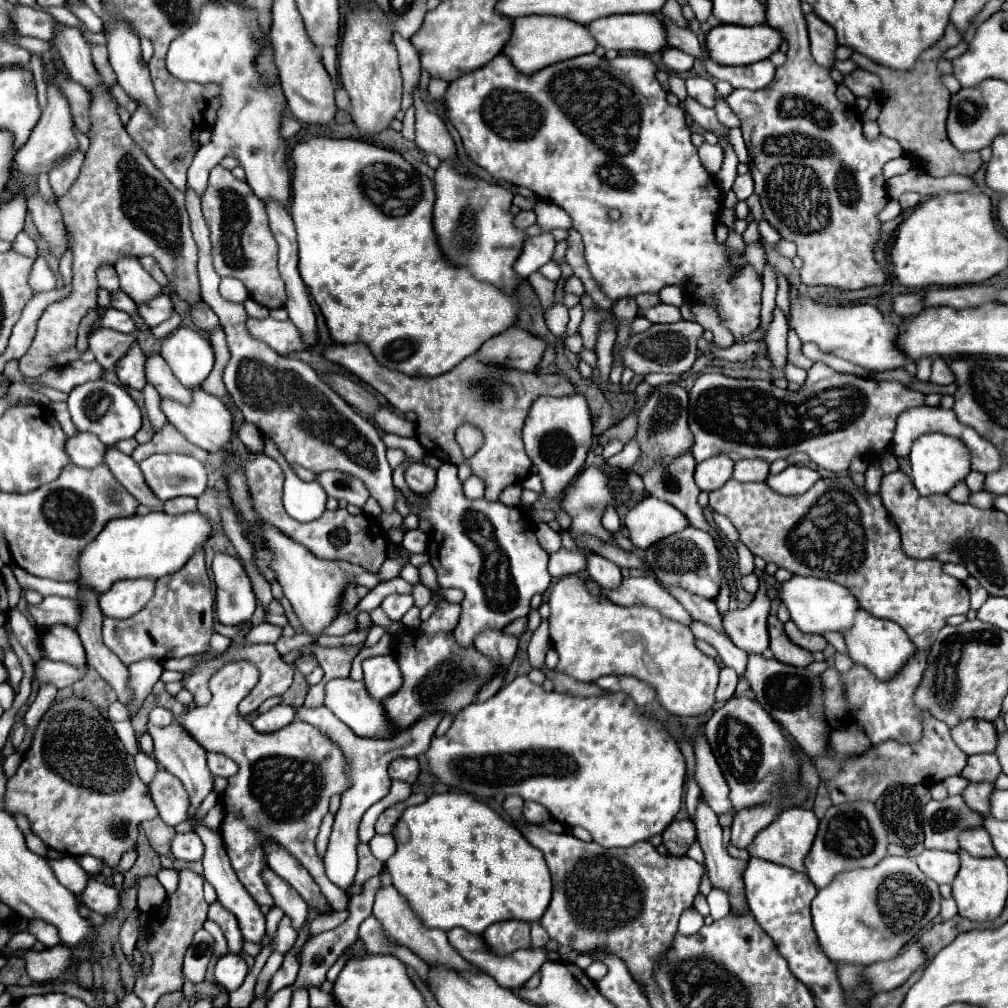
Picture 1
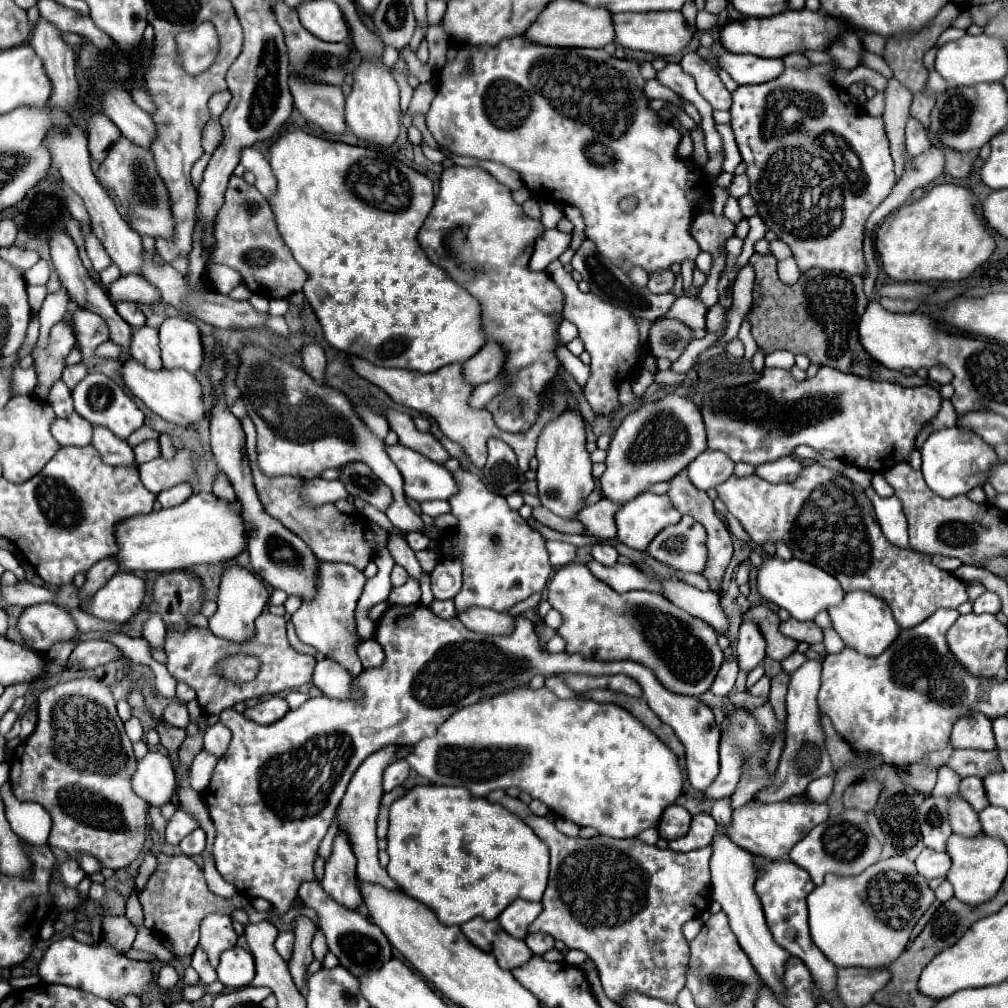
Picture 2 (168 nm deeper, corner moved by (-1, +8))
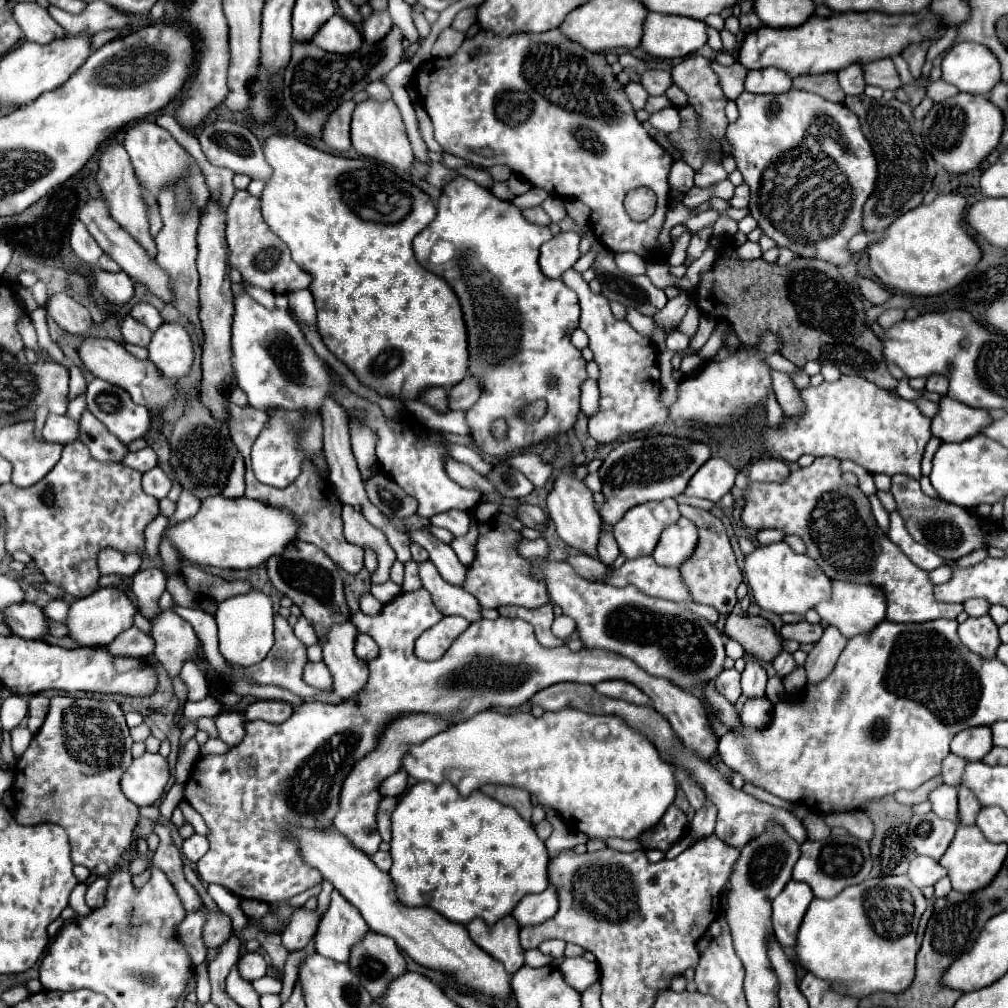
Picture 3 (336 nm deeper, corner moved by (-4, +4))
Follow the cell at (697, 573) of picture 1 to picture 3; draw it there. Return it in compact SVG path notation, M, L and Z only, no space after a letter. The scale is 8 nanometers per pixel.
M681 517L677 523L663 529L661 539L653 551L653 559L665 567L679 567L679 563L683 563L683 559L691 555L695 539L697 539L695 523Z

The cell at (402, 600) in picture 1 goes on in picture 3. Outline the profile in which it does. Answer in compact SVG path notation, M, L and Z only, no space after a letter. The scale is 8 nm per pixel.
M407 561L407 563L405 563L405 581L403 581L403 591L409 593L409 591L417 591L417 589L421 589L419 575L417 575L417 563L415 563L415 561Z

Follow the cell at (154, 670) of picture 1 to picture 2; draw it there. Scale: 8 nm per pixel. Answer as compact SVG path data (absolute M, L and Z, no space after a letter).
M152 615L152 619L148 619L148 623L144 625L144 639L150 643L152 649L162 649L164 637L166 637L166 627L160 615Z

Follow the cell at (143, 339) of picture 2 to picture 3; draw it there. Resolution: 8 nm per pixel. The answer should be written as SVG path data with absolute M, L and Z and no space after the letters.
M125 315L125 317L123 317L121 333L123 333L125 343L139 345L139 347L147 347L147 343L151 341L151 335L153 335L143 323L139 323L137 319L133 319L131 315Z

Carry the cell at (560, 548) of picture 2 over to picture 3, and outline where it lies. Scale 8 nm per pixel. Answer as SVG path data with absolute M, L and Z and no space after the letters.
M521 539L517 543L517 553L523 555L525 559L529 557L547 557L549 555L549 545L545 539Z

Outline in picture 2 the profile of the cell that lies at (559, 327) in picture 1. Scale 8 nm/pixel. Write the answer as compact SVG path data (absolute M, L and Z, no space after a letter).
M564 319L564 321L560 323L560 327L558 327L558 335L560 335L560 339L562 339L564 343L572 341L574 337L578 337L578 331L576 331L576 325Z

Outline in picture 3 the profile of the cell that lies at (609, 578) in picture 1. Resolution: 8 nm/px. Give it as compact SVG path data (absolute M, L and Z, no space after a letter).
M601 531L601 535L599 535L599 559L605 565L611 565L617 555L619 555L619 545L617 545L613 533Z

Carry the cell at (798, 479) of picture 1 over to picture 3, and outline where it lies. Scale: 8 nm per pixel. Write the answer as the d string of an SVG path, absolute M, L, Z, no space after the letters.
M767 457L751 463L747 475L751 481L783 481L789 475L789 465L781 459Z

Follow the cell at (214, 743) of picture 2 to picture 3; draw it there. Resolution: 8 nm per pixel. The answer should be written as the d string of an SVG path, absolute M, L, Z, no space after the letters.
M229 711L229 713L221 713L215 717L217 729L219 729L219 739L223 739L225 743L229 743L231 747L235 747L237 743L243 741L245 737L245 717L239 711Z

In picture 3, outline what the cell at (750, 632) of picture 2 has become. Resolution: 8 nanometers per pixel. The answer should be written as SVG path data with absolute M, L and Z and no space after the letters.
M747 657L747 665L745 665L745 671L741 675L743 695L747 699L763 699L765 697L765 685L767 685L765 669L759 663L755 663L755 659Z

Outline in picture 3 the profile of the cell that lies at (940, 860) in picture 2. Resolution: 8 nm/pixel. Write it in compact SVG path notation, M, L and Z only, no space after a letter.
M915 857L907 869L907 877L911 879L911 883L915 883L915 887L935 885L945 875L947 875L947 869L941 867L939 861L931 857Z

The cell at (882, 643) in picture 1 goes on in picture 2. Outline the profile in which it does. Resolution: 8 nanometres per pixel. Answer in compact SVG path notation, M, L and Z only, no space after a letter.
M866 591L846 593L844 603L840 607L830 607L828 613L832 619L834 631L842 637L846 647L856 649L858 653L862 653L866 657L882 655L894 643L896 635L900 633L900 627L896 625L896 619L894 619L890 607L882 599L876 599L874 595L868 595Z

